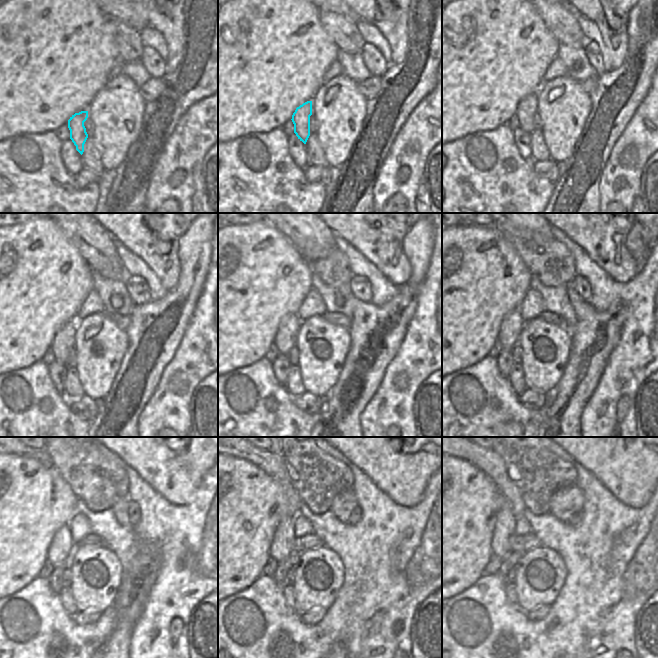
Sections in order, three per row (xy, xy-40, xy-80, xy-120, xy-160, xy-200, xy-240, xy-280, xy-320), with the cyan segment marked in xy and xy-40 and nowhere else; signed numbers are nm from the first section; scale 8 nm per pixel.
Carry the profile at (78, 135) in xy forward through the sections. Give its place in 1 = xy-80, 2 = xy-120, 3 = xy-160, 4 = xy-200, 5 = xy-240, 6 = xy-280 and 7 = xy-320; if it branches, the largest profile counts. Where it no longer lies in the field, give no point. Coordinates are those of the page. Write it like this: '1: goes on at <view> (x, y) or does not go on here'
1: goes on at xy-80 (526, 110)
2: goes on at xy-120 (63, 341)
3: goes on at xy-160 (285, 339)
4: goes on at xy-200 (511, 326)
5: goes on at xy-240 (61, 546)
6: goes on at xy-280 (282, 544)
7: goes on at xy-320 (505, 523)

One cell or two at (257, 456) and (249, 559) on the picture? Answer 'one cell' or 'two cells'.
two cells

